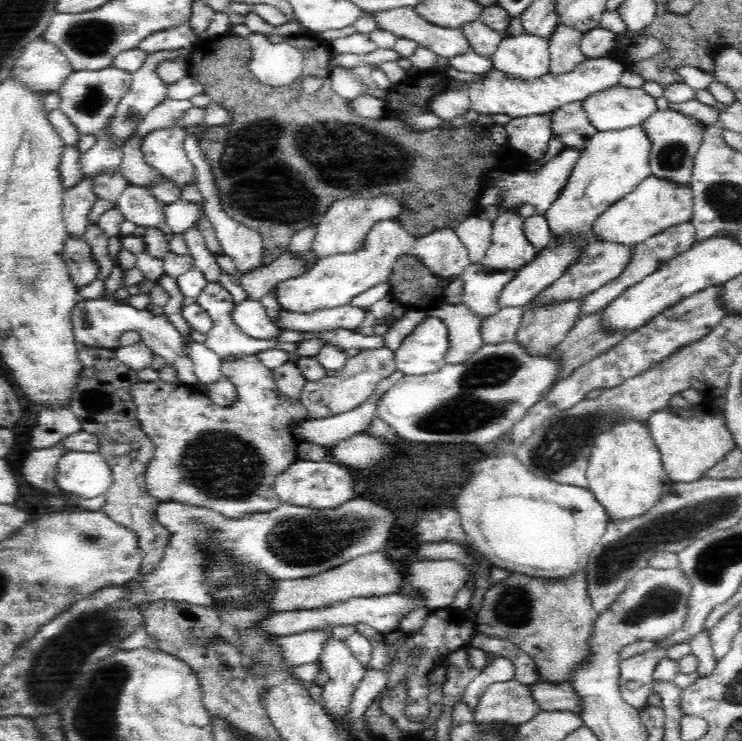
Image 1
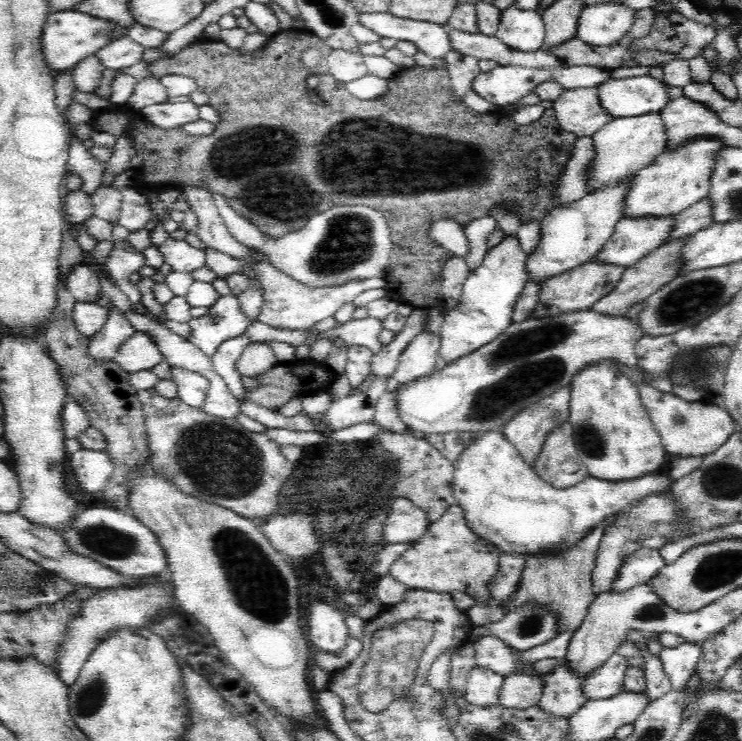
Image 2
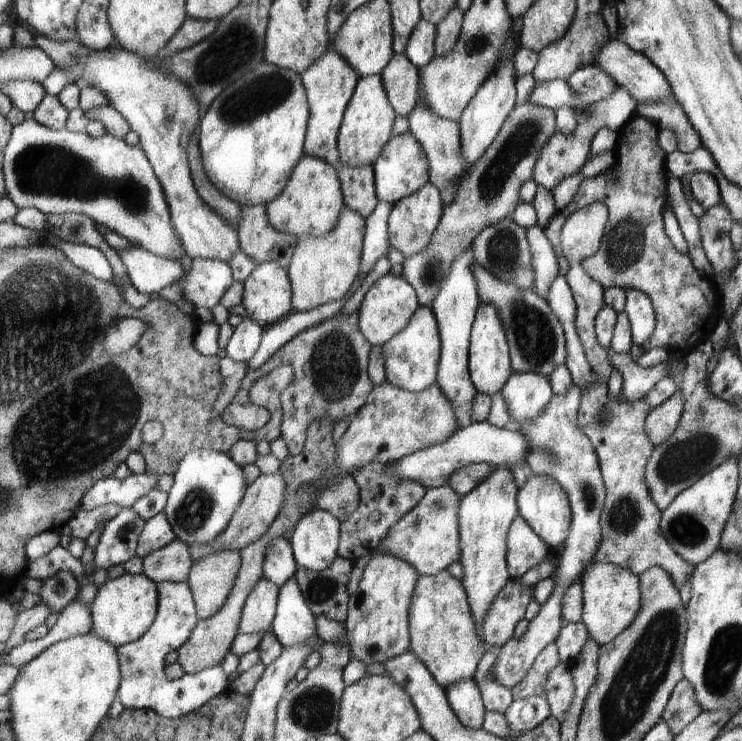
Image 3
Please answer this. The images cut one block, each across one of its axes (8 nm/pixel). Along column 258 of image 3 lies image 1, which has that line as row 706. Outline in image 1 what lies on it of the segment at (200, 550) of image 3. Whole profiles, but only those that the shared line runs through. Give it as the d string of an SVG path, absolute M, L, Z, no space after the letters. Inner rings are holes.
M514 679L491 684L478 700L474 723L521 725L543 710L534 699L532 687Z

